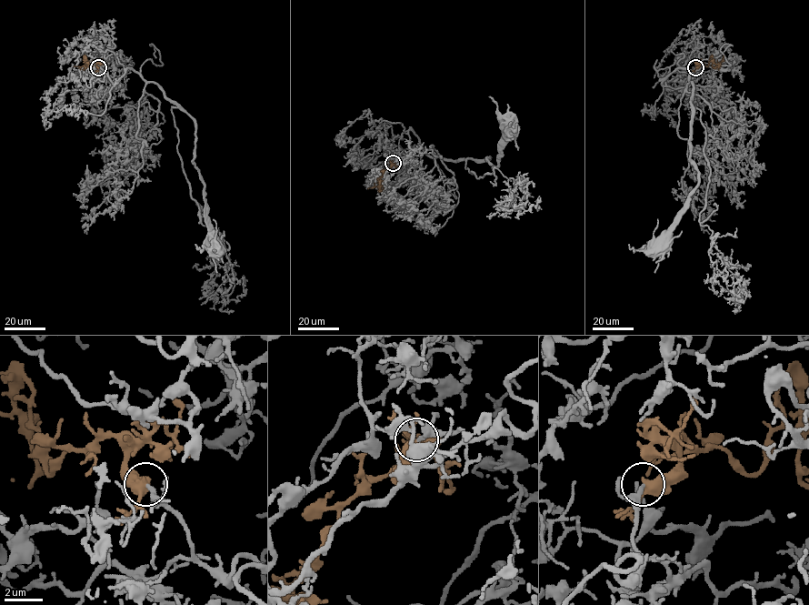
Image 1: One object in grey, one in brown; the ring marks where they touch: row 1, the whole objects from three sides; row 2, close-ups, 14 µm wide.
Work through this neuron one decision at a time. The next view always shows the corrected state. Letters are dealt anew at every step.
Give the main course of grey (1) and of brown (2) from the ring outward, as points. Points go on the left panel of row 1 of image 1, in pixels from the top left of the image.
1: (98, 67), (119, 84), (115, 89), (131, 68), (193, 120), (193, 164), (204, 186), (210, 246), (215, 246)
2: (98, 67), (95, 63), (88, 66), (84, 56), (85, 68), (86, 55)

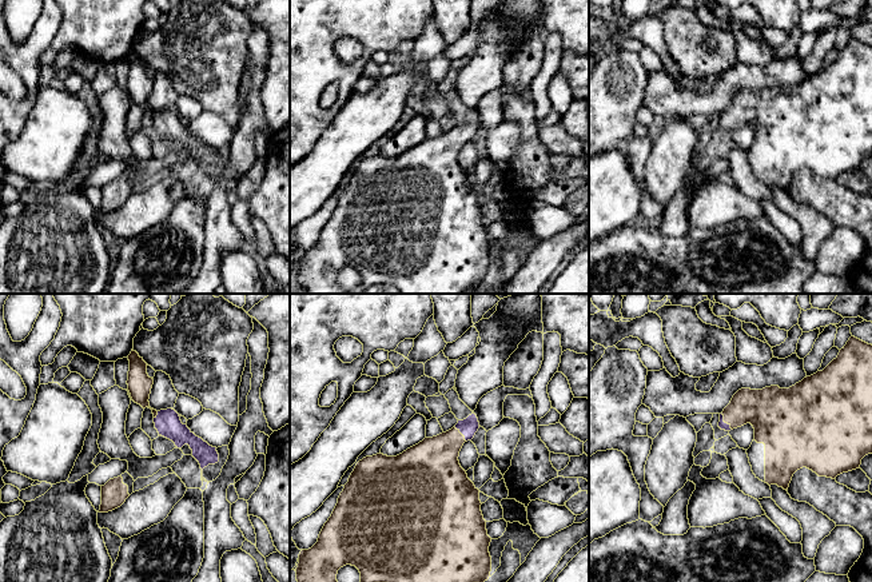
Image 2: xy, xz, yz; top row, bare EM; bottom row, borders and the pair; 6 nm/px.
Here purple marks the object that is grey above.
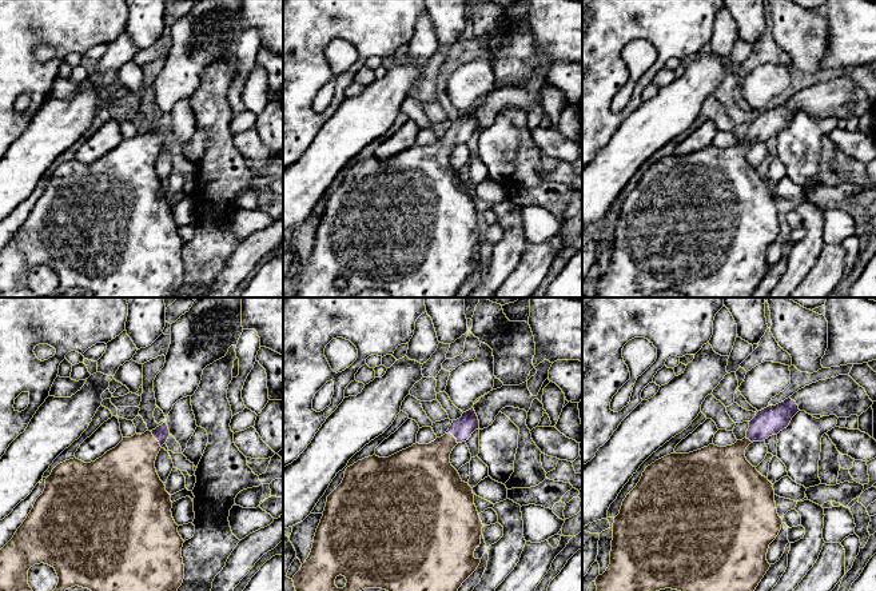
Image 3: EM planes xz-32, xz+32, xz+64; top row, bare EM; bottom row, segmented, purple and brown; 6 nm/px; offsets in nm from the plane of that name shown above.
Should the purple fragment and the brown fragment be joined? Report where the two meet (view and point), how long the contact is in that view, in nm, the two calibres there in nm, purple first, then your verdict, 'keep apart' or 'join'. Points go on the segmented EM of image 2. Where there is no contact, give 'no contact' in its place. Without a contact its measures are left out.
yz (723, 421) | 120 nm | 50/220 nm | join

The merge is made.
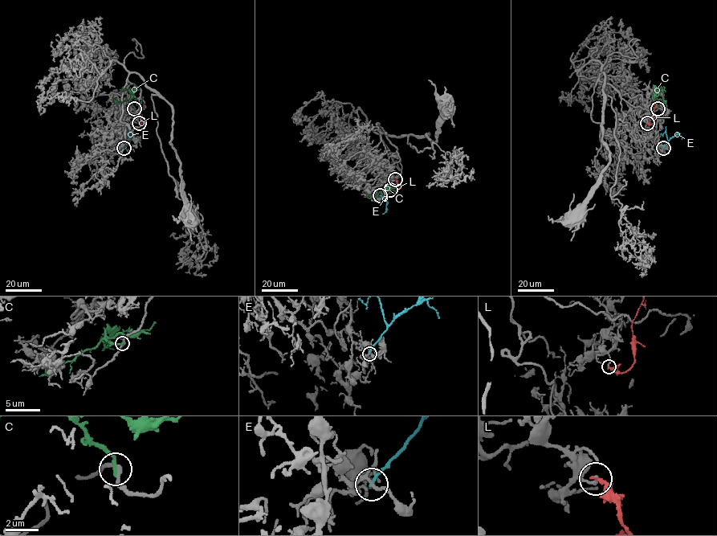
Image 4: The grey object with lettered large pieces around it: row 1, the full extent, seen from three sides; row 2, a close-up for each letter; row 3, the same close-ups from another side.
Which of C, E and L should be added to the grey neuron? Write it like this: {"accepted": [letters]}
{"accepted": []}

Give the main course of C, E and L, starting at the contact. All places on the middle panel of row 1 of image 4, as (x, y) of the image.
C: (390, 190), (386, 186), (387, 189), (380, 196), (376, 195)
E: (380, 195), (387, 203), (382, 214)
L: (394, 178), (401, 189)

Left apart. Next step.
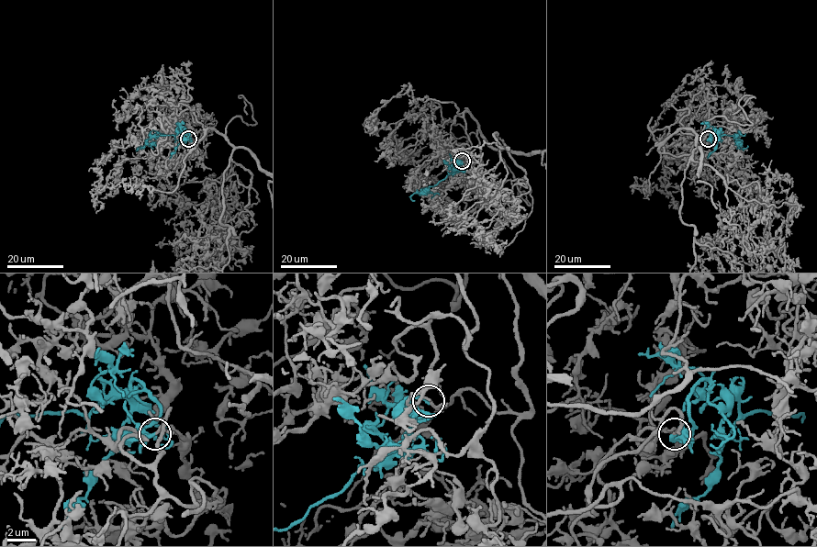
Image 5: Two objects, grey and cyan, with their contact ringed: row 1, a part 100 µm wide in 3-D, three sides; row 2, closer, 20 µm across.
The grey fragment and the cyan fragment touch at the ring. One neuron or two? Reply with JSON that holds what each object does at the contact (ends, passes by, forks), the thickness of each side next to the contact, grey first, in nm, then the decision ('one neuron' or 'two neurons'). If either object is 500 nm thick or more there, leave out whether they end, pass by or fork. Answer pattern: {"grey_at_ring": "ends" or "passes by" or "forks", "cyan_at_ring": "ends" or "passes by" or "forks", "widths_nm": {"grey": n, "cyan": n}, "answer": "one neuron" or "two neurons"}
{"grey_at_ring": "passes by", "cyan_at_ring": "ends", "widths_nm": {"grey": 160, "cyan": 260}, "answer": "one neuron"}

